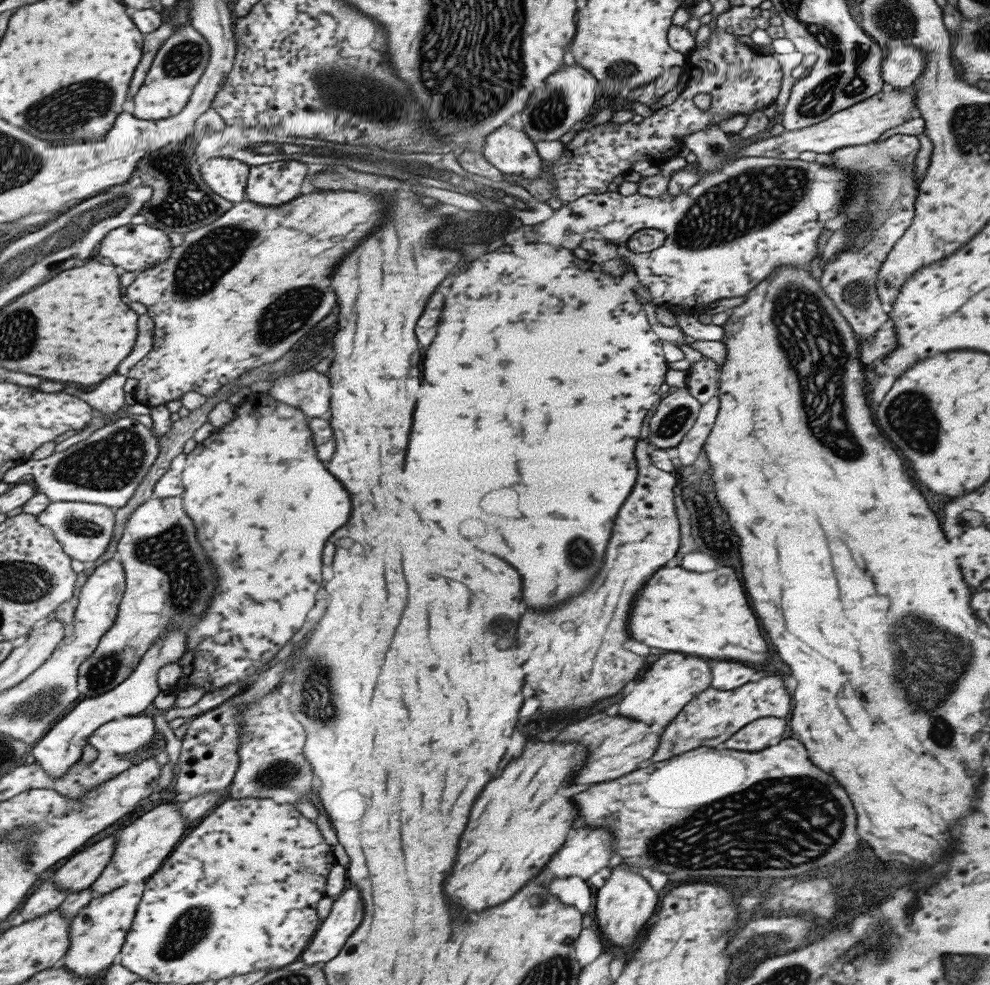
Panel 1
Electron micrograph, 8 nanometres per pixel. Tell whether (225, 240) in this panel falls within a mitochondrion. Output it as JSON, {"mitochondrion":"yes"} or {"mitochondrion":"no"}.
{"mitochondrion":"yes"}

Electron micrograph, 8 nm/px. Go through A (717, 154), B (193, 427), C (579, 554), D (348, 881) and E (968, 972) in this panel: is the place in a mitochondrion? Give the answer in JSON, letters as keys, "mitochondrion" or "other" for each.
{"A":"mitochondrion","B":"other","C":"mitochondrion","D":"other","E":"mitochondrion"}

